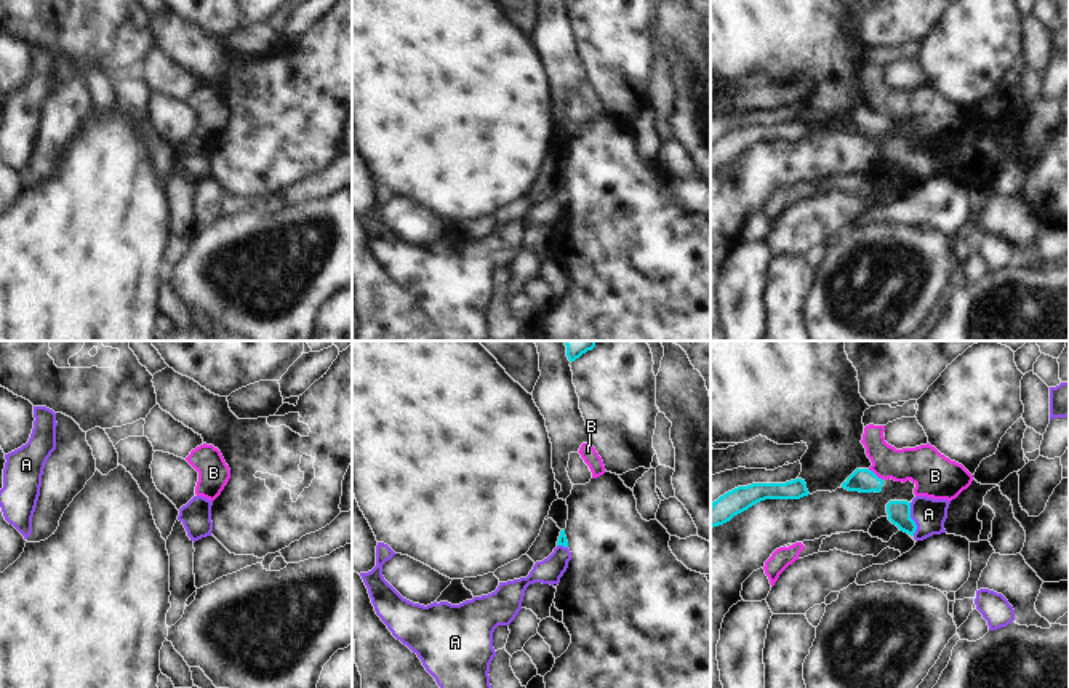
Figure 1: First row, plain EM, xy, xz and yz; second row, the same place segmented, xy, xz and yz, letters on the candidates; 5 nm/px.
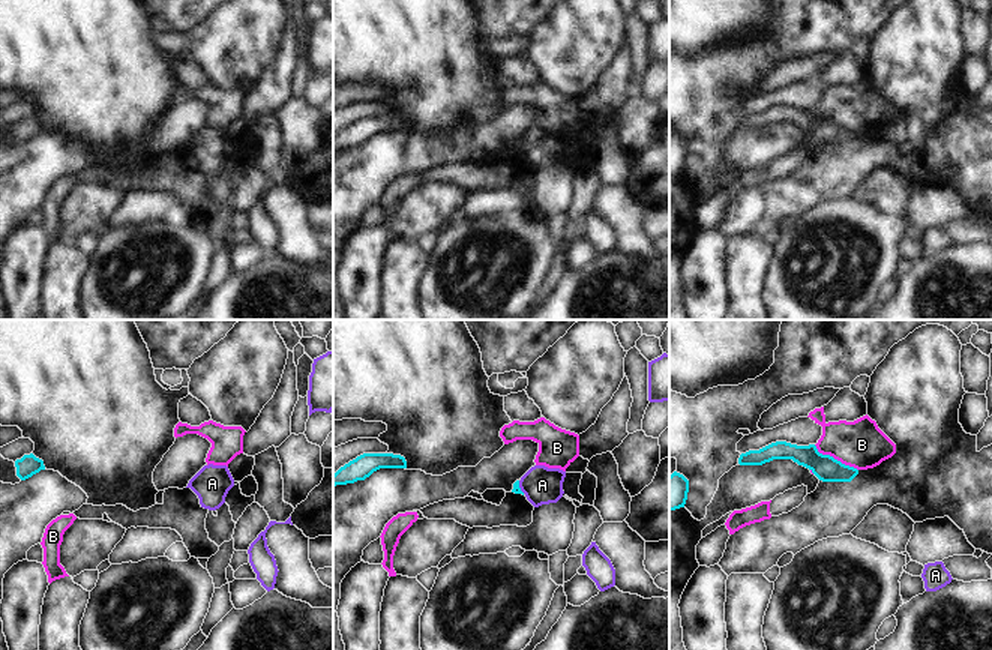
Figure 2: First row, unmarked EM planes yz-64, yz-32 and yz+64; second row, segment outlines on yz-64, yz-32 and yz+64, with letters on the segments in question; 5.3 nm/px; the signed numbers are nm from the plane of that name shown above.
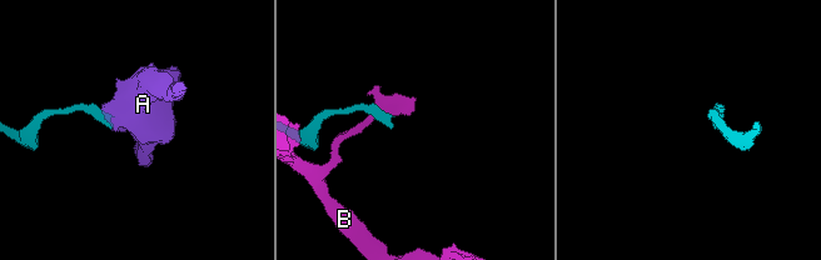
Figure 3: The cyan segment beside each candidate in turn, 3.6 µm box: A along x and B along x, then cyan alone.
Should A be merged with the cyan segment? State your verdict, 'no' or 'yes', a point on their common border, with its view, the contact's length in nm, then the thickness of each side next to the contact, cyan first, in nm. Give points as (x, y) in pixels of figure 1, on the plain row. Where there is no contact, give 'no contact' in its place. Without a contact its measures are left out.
yes | yz (911, 160) | 170 nm | 110/160 nm

